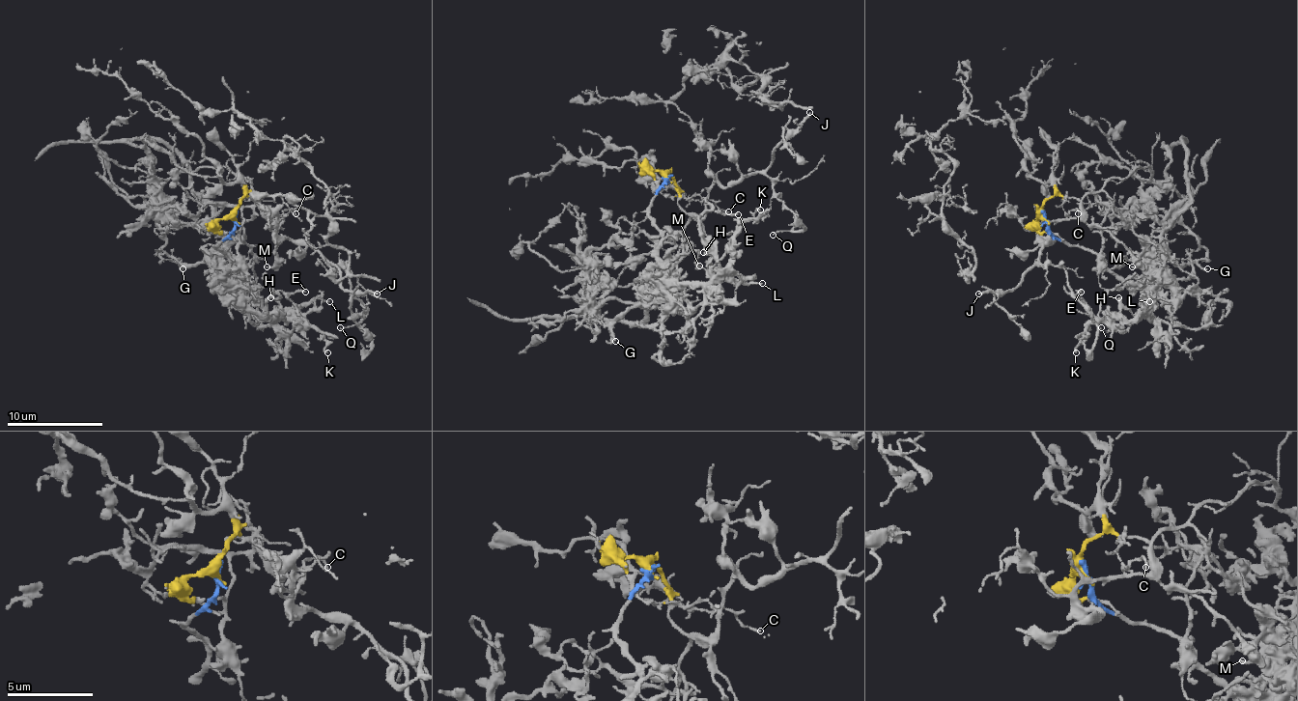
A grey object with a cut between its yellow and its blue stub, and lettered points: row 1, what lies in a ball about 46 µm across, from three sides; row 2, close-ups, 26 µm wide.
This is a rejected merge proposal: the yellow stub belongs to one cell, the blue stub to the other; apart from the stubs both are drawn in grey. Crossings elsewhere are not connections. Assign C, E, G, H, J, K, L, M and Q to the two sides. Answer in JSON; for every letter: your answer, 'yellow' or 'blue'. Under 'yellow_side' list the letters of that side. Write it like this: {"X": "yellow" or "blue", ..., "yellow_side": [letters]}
{"C": "yellow", "E": "blue", "G": "blue", "H": "blue", "J": "yellow", "K": "blue", "L": "blue", "M": "yellow", "Q": "yellow", "yellow_side": ["C", "J", "M", "Q"]}

